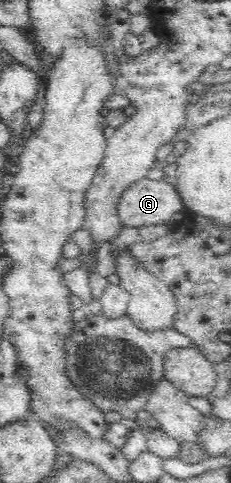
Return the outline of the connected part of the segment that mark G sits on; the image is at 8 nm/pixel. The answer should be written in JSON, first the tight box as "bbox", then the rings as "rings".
{"bbox":[117,178,185,229],"rings":[[[143,178],[125,190],[117,206],[118,218],[128,229],[163,225],[185,211],[173,181]]]}

